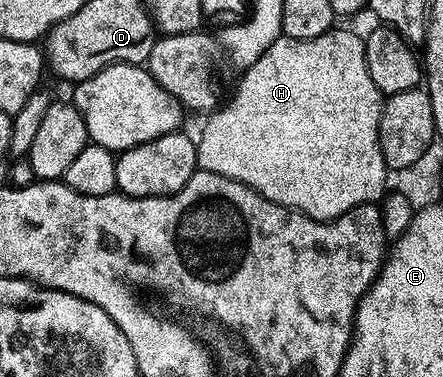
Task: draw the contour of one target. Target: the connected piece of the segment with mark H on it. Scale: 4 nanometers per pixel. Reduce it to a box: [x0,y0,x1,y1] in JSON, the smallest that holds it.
[195,29,388,221]

